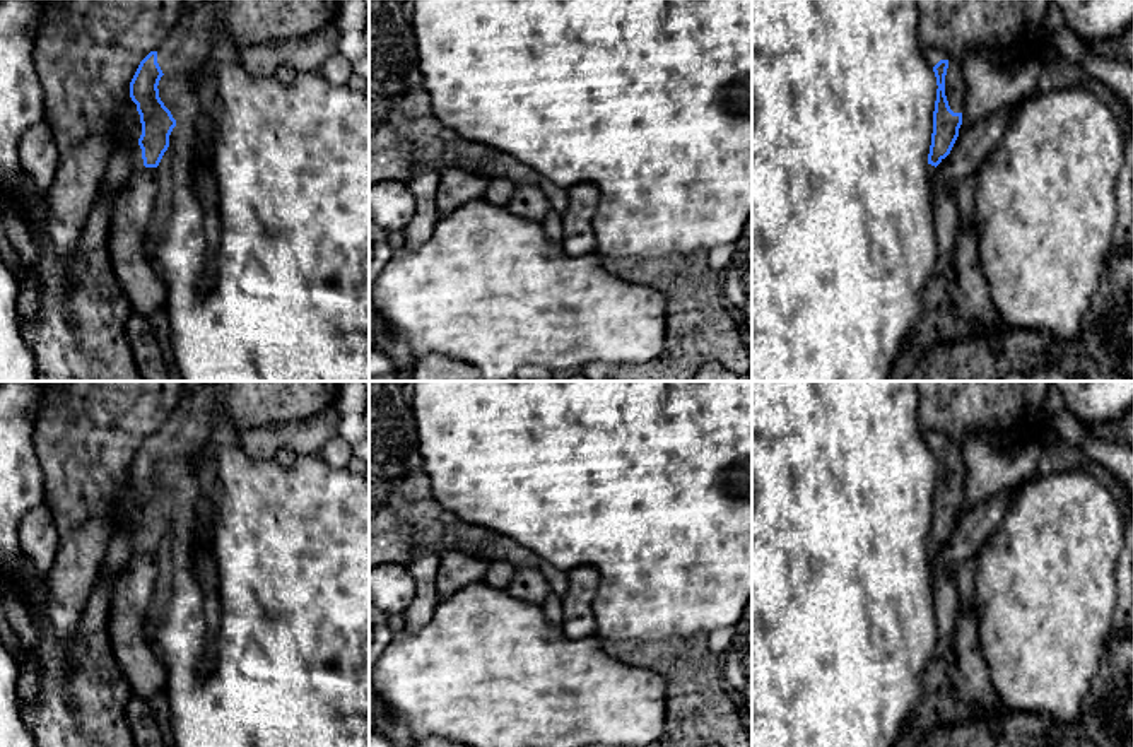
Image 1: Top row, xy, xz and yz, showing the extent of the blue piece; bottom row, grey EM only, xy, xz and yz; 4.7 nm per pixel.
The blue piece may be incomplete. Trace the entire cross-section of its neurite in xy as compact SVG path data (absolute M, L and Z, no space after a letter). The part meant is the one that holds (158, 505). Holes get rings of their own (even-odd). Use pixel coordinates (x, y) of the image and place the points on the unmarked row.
M203 381L193 393L181 395L162 427L140 444L130 465L130 482L116 504L114 525L130 535L132 556L157 554L176 509L176 503L159 480L157 468L162 458L176 460L198 453L214 432L220 412L231 419L238 432L256 426L306 421L335 405L338 386L340 381Z

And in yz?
M923 431L925 443L936 460L936 484L933 494L933 516L928 537L928 550L933 557L936 549L950 537L962 508L962 494L966 484L966 463L962 451L940 431Z

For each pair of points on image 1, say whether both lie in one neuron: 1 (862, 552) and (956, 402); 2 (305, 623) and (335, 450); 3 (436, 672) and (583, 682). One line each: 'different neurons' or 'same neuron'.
1: different neurons
2: different neurons
3: same neuron

